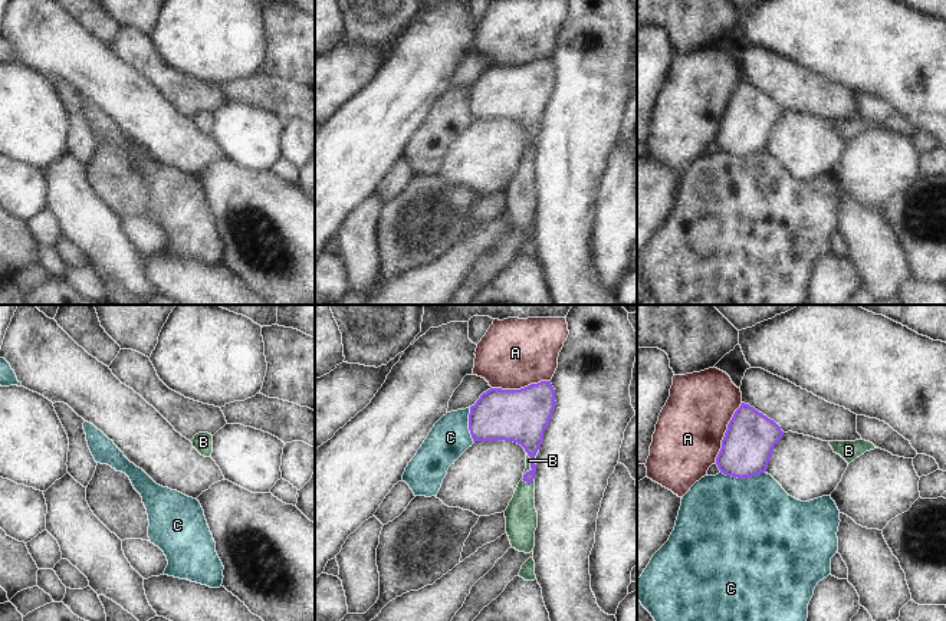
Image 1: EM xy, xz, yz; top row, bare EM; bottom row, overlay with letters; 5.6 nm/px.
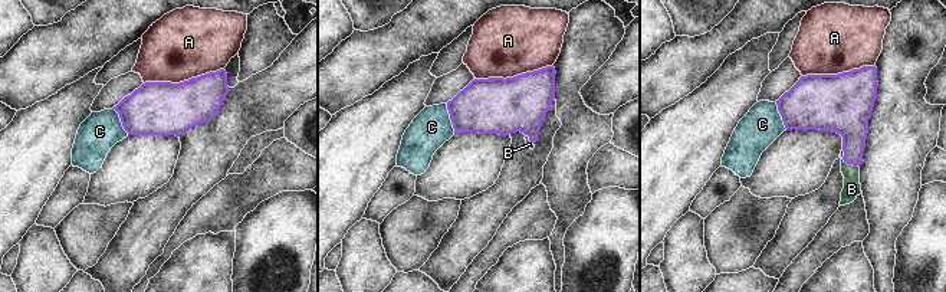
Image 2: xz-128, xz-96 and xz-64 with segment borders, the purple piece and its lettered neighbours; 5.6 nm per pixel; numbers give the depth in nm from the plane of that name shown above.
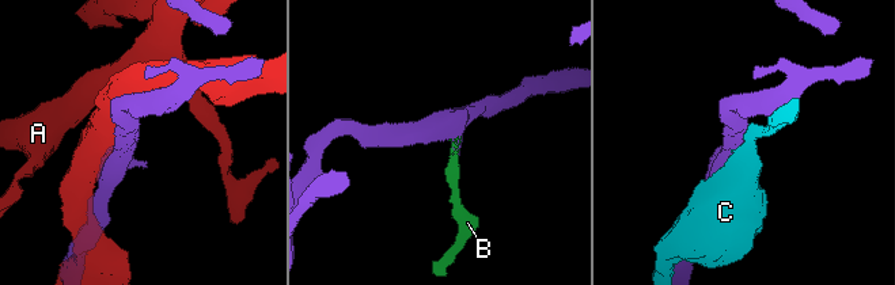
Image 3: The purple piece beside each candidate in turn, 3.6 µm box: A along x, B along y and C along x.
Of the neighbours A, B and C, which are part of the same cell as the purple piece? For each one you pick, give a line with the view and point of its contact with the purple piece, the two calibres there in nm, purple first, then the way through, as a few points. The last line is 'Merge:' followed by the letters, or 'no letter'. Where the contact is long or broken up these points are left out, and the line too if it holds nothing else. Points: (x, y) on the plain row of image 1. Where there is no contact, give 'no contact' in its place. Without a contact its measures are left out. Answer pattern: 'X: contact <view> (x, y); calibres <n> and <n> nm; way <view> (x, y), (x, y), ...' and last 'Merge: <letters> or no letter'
B: contact xz (528, 160); calibres 60 and 180 nm; way xz (528, 154), (528, 160), (521, 193)
Merge: B

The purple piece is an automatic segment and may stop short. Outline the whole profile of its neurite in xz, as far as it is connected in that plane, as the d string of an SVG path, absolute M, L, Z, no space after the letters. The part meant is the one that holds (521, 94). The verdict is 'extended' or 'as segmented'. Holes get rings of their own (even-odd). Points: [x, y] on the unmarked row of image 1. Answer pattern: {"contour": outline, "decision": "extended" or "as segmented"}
{"contour": "M541 59L520 68L490 66L470 85L469 108L473 119L513 119L526 129L523 157L505 188L510 223L525 231L535 226L535 138L555 82L551 59Z", "decision": "extended"}

